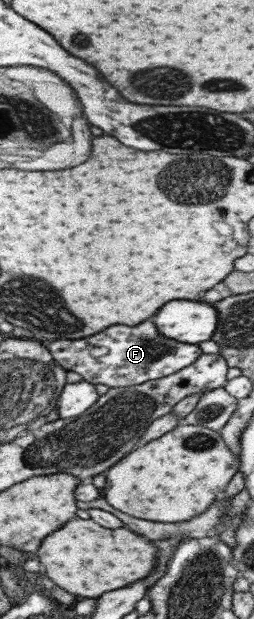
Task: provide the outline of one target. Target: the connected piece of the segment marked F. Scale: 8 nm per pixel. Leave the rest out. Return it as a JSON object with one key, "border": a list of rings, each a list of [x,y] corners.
{"border":[[[143,321],[133,327],[113,325],[91,337],[51,341],[46,348],[56,364],[66,372],[73,371],[87,383],[102,383],[109,388],[139,385],[171,375],[191,365],[201,355],[198,344],[179,343],[157,334],[152,321]]]}

